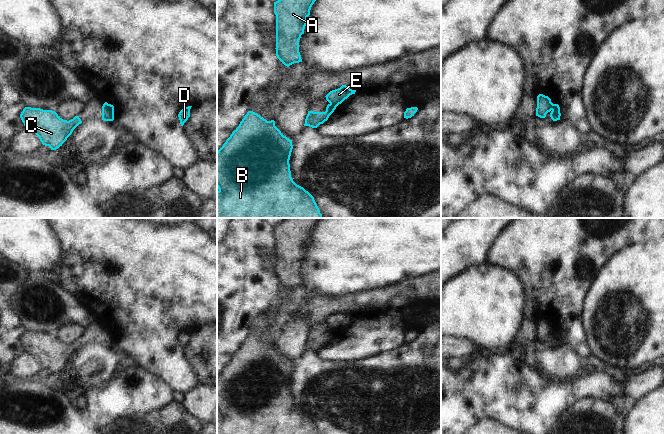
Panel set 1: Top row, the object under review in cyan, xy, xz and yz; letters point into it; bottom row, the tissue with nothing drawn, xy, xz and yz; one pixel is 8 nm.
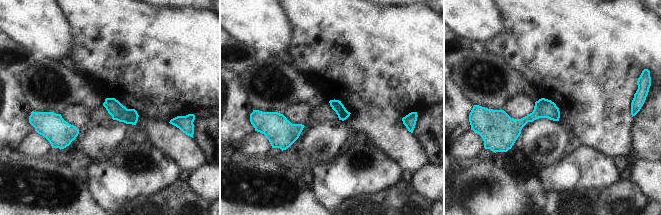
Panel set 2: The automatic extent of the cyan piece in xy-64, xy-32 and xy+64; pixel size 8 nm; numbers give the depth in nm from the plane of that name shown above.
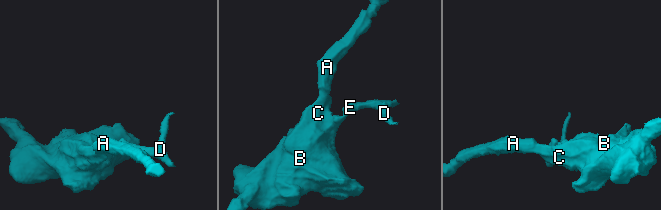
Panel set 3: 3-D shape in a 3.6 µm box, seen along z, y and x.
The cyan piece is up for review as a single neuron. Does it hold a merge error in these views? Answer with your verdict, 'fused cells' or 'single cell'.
fused cells

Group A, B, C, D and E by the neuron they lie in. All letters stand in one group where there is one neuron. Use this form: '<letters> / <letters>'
A B C / D E

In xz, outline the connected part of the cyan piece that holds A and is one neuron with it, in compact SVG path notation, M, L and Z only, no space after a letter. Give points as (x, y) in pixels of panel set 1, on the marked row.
M278 0L276 15L276 56L287 67L302 62L299 40L304 34L307 17L316 0Z

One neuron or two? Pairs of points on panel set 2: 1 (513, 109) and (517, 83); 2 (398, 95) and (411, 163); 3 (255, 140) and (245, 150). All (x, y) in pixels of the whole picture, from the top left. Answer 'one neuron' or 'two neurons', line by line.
1: two neurons
2: one neuron
3: one neuron

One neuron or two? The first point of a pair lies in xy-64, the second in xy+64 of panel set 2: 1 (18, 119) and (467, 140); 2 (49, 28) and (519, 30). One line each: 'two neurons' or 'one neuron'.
1: two neurons
2: two neurons

